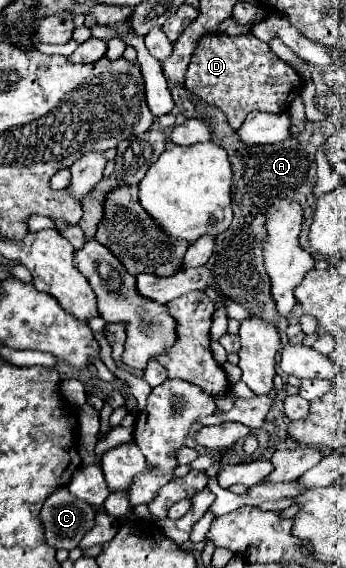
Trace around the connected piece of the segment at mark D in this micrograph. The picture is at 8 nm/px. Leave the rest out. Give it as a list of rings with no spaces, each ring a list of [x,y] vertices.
[[[253,32],[241,34],[241,36],[227,36],[227,34],[209,34],[199,40],[199,46],[193,52],[193,58],[187,68],[185,86],[189,92],[199,96],[205,102],[211,102],[223,110],[223,114],[229,118],[229,124],[233,128],[239,128],[249,112],[287,112],[293,98],[299,96],[301,88],[305,86],[305,80],[279,56],[275,56],[269,48],[269,44],[257,40]]]

